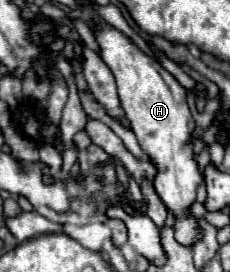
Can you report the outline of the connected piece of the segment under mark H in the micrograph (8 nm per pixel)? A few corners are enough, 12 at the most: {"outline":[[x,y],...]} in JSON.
{"outline":[[122,31],[94,35],[122,109],[156,167],[174,237],[202,239],[190,215],[202,173],[188,91]]}

